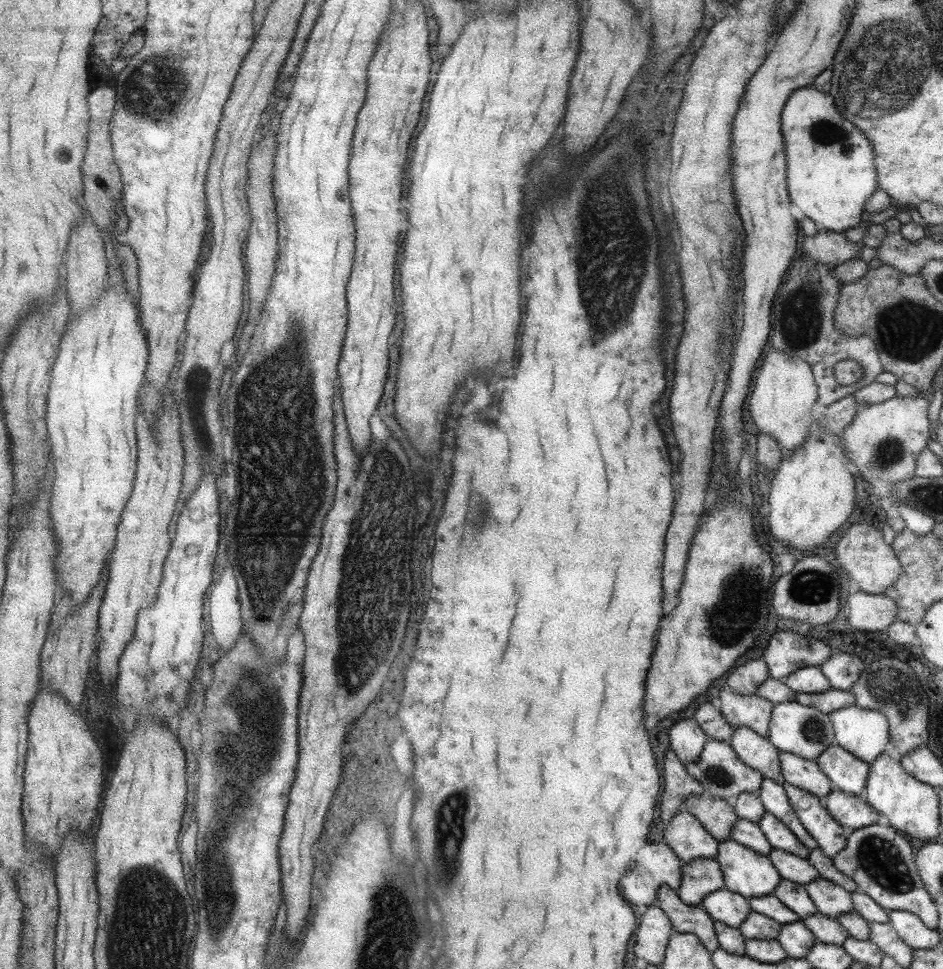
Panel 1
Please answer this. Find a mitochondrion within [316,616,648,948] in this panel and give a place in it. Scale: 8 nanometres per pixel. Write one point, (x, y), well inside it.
(452, 818)

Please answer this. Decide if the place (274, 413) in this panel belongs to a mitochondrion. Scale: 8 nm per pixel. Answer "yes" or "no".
yes

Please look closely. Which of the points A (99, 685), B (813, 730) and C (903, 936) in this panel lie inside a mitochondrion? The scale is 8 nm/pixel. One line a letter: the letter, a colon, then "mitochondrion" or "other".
A: other
B: mitochondrion
C: other

